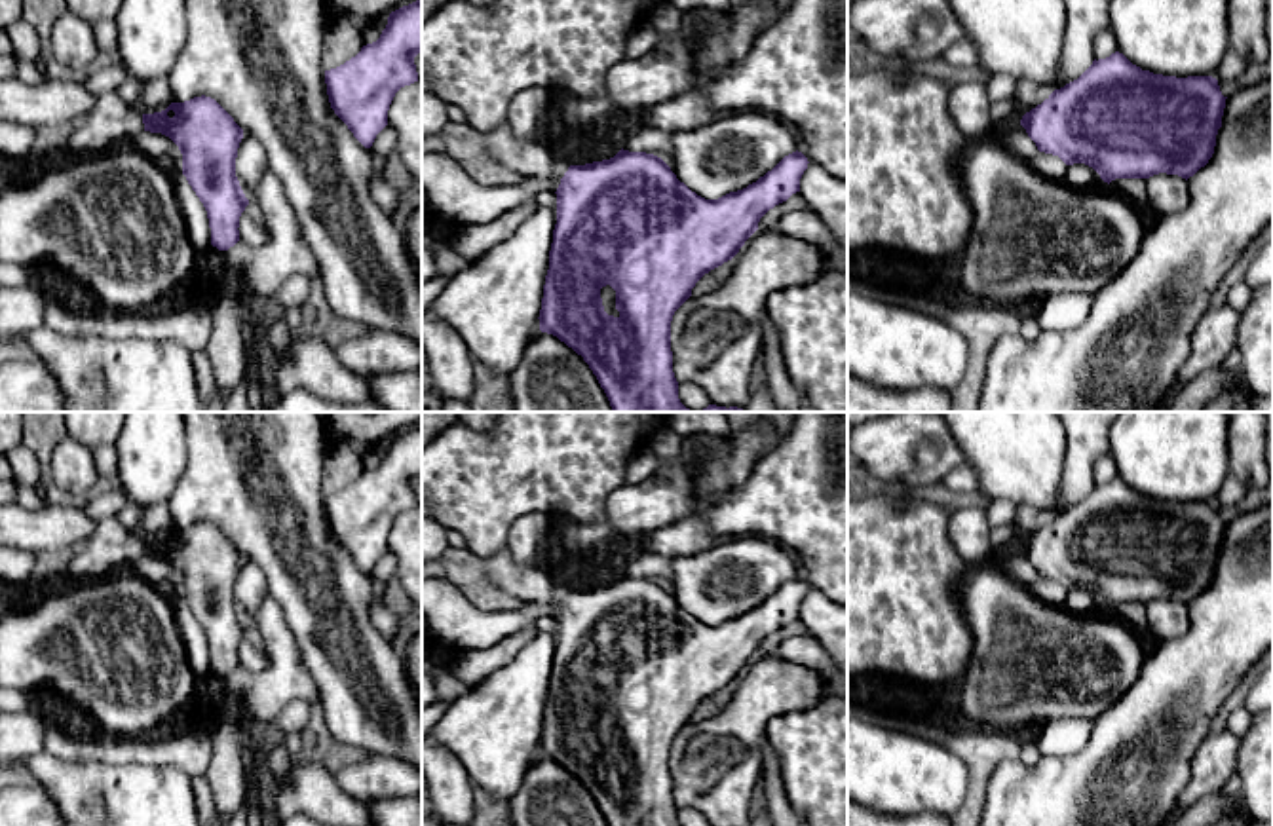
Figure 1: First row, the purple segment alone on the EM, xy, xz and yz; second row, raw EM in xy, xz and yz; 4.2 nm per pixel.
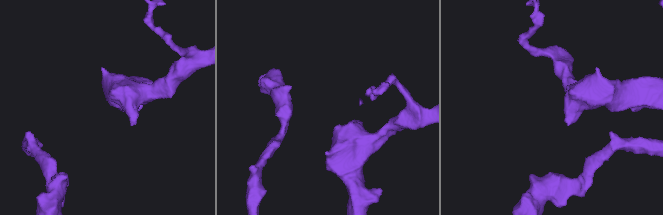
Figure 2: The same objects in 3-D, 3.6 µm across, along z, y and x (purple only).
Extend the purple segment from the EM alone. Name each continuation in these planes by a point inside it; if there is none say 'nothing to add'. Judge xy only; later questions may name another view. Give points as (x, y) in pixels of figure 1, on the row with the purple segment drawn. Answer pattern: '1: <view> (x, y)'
1: xy (113, 122)

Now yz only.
nothing to add

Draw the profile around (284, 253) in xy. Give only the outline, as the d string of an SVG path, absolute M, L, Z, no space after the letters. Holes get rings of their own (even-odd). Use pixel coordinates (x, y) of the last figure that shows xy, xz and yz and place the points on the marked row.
M272 171L262 175L249 203L266 230L266 239L262 245L238 241L224 254L249 279L253 291L266 298L277 298L279 287L289 275L317 277L319 266L302 241L293 207Z

